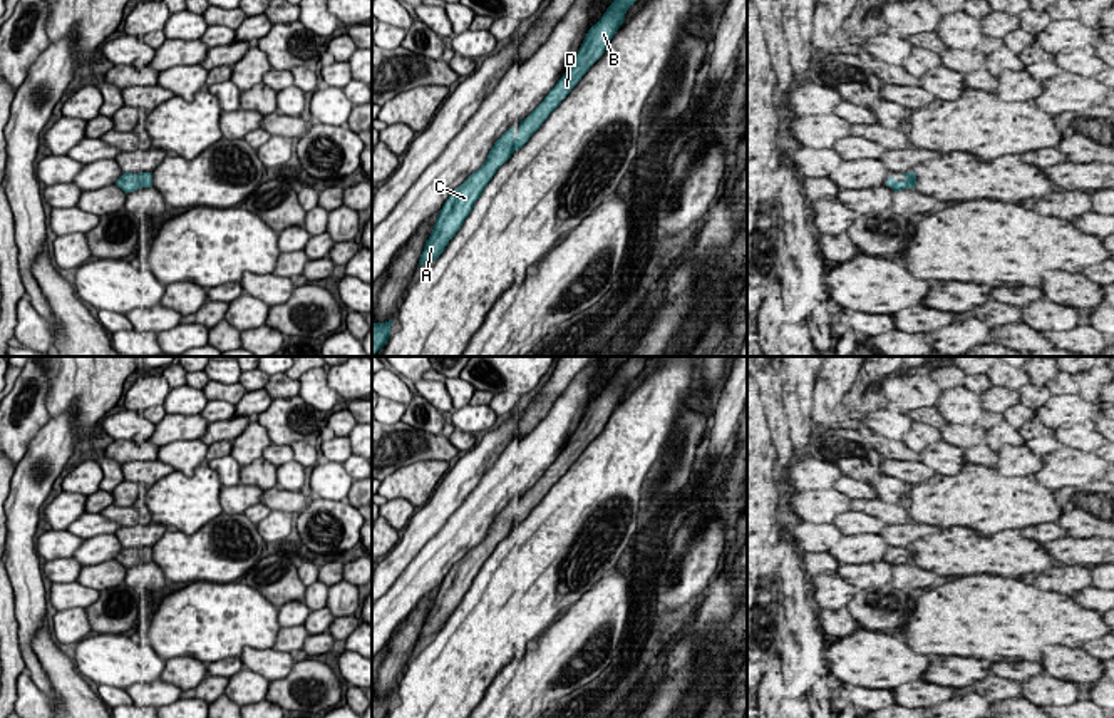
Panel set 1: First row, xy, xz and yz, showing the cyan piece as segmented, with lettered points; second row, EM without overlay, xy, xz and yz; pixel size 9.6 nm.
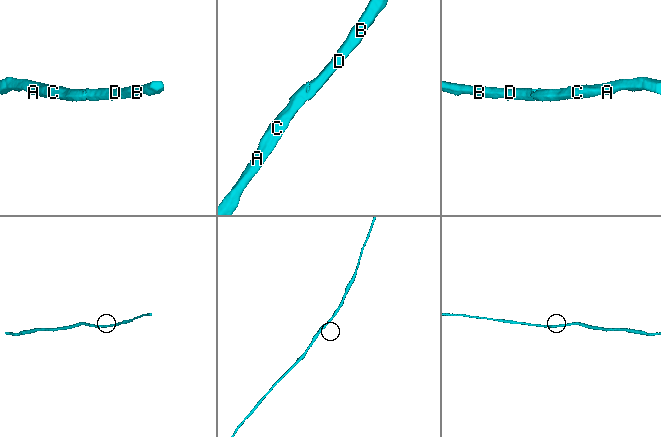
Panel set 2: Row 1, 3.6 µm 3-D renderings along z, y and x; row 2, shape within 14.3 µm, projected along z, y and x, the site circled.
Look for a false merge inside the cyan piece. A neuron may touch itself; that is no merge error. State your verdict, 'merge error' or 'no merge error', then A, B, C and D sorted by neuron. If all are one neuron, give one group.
no merge error; groups A B C D

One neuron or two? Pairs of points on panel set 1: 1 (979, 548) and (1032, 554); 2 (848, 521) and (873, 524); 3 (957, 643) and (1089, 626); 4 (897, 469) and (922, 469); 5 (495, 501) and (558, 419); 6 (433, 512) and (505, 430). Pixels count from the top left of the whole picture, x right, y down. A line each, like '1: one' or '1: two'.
1: one
2: one
3: one
4: one
5: one
6: one

